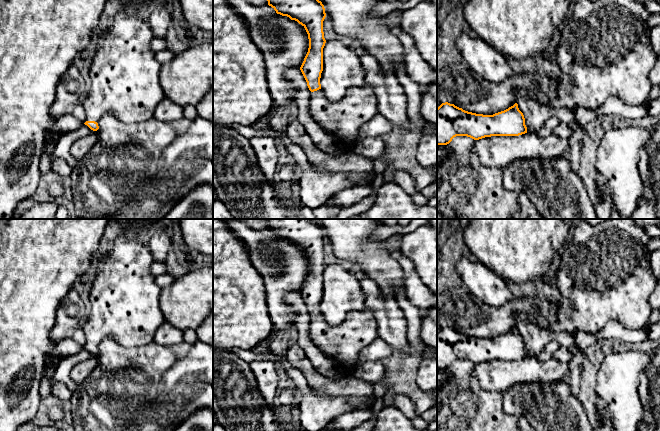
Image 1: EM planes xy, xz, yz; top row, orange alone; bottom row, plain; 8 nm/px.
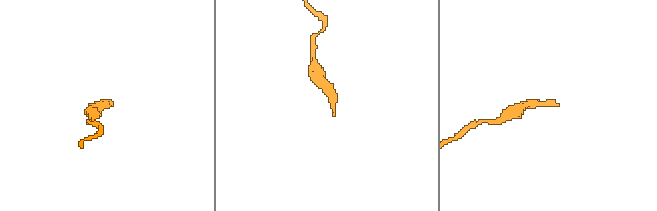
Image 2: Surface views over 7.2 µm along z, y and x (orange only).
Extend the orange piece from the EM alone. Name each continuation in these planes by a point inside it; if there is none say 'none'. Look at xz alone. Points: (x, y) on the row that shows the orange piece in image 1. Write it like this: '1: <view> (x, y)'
1: xz (342, 119)

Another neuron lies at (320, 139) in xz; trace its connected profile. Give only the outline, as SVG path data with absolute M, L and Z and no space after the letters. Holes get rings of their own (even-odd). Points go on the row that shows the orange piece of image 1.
M289 68L283 78L290 81L296 90L294 102L298 106L298 121L304 127L306 134L311 138L313 145L329 155L340 155L342 153L340 145L310 116L309 100L311 91L301 70Z

